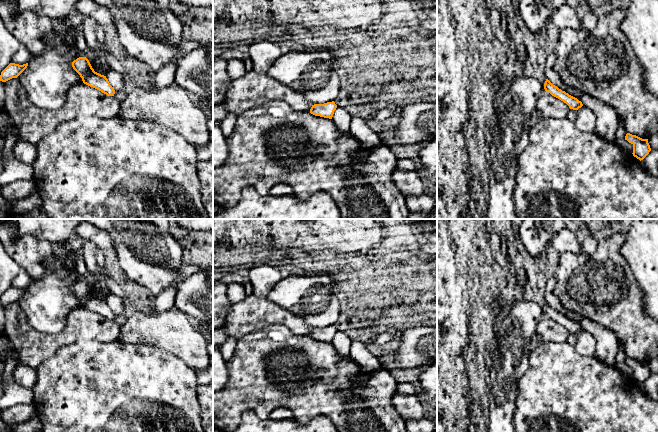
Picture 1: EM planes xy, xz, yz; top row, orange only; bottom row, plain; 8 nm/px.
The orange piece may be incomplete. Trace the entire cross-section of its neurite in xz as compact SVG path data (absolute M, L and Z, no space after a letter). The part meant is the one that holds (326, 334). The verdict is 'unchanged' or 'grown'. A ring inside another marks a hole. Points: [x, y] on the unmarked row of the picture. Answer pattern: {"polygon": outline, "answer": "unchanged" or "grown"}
{"polygon": "M334 325L327 326L324 328L314 328L310 333L310 337L315 340L332 343L336 332L337 332L337 329L335 328Z", "answer": "unchanged"}

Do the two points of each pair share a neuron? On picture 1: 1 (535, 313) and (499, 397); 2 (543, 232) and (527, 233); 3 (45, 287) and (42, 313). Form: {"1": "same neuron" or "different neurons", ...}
{"1": "same neuron", "2": "same neuron", "3": "same neuron"}

